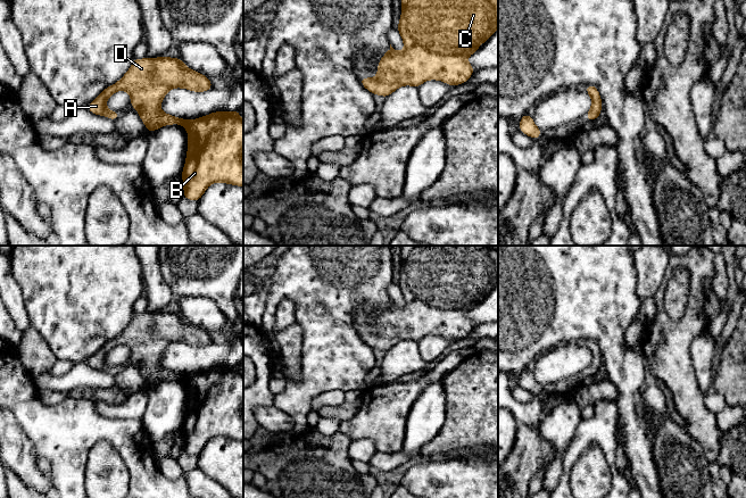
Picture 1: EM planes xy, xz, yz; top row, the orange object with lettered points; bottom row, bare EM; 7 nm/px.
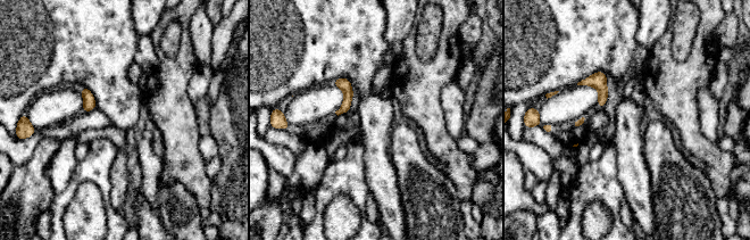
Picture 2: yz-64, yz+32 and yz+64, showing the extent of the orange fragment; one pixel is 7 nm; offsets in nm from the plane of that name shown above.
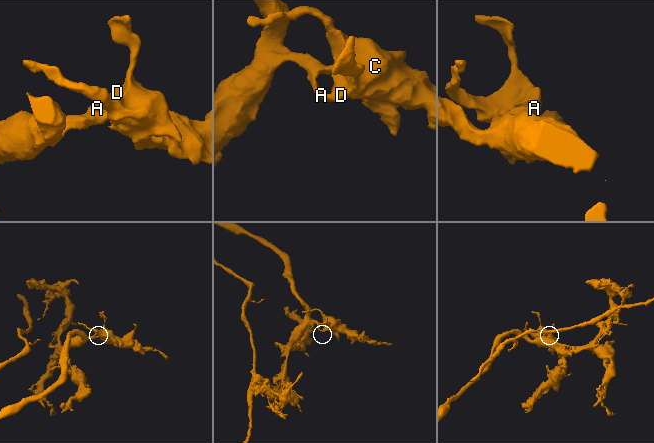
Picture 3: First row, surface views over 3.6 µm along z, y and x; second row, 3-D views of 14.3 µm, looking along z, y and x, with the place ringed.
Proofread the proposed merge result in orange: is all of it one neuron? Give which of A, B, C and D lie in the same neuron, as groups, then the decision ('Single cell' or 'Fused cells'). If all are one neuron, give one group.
Groups: A B C D. Single cell

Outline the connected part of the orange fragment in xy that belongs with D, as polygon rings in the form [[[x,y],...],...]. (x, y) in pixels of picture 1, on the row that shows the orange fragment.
[[[160,56],[156,59],[135,59],[127,73],[114,85],[106,88],[89,106],[88,110],[115,121],[119,111],[106,108],[107,99],[116,91],[127,91],[131,96],[131,107],[135,108],[148,128],[148,133],[171,124],[179,124],[186,128],[189,134],[185,166],[182,171],[184,194],[189,200],[198,201],[209,184],[216,182],[243,186],[243,119],[239,109],[233,111],[215,111],[210,115],[186,121],[167,115],[159,108],[163,98],[172,88],[184,88],[194,92],[213,89],[209,78],[186,67],[179,58]]]

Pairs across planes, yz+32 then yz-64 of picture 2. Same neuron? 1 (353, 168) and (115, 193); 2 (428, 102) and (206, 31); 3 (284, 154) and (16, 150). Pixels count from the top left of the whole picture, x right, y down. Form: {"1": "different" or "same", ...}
{"1": "different", "2": "different", "3": "same"}

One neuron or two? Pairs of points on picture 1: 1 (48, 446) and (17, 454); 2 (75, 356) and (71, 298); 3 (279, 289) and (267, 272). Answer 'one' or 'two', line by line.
1: two
2: one
3: two

